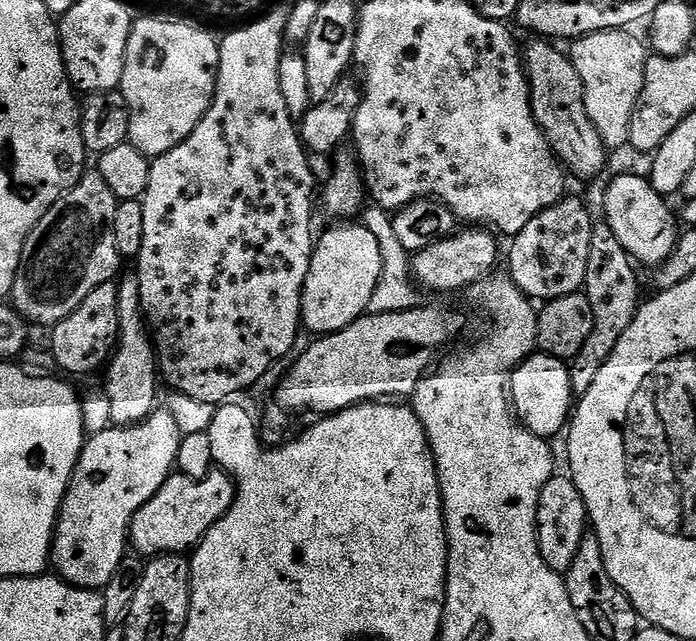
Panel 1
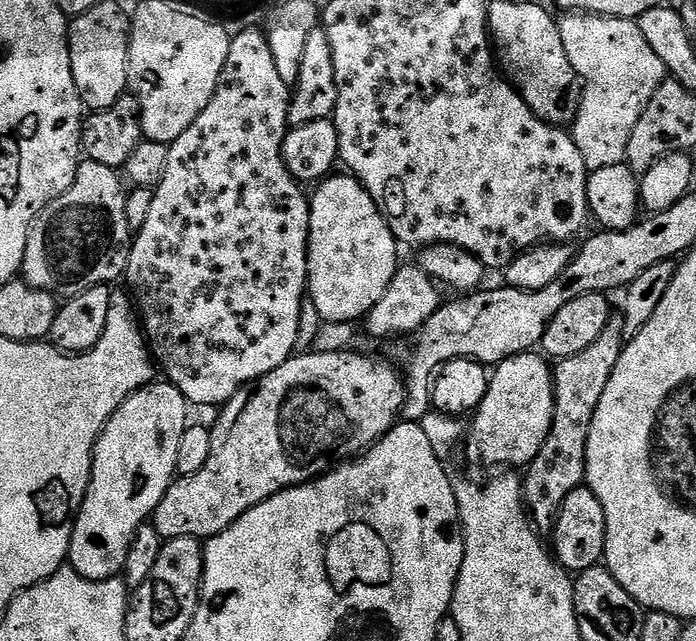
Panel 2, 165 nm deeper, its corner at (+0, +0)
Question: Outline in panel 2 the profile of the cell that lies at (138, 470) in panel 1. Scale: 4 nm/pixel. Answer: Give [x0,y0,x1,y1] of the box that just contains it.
[67,382,190,580]

